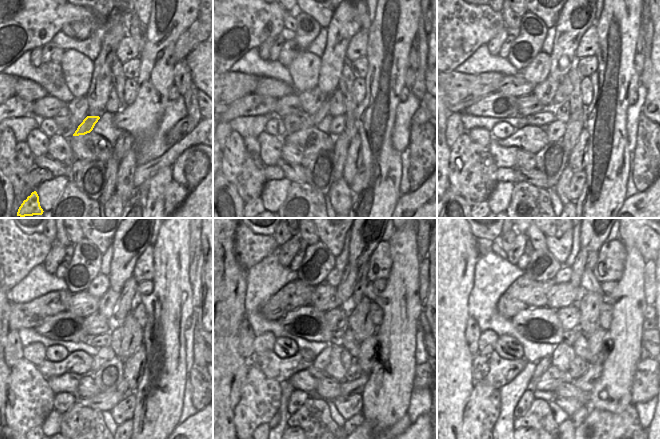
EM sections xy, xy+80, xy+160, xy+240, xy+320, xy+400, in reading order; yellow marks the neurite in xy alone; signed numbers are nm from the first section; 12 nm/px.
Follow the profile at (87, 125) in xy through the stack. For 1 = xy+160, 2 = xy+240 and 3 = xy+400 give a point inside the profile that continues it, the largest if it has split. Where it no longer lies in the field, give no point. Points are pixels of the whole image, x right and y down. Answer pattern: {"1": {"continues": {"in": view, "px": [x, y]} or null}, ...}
{"1": {"continues": {"in": "xy+160", "px": [565, 88]}}, "2": {"continues": {"in": "xy+240", "px": [125, 303]}}, "3": {"continues": {"in": "xy+400", "px": [592, 256]}}}

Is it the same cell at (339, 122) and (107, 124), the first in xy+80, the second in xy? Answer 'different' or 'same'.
different

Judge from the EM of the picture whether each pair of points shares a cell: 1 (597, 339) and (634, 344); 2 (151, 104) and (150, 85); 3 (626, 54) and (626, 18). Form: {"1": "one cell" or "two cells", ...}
{"1": "two cells", "2": "one cell", "3": "one cell"}

